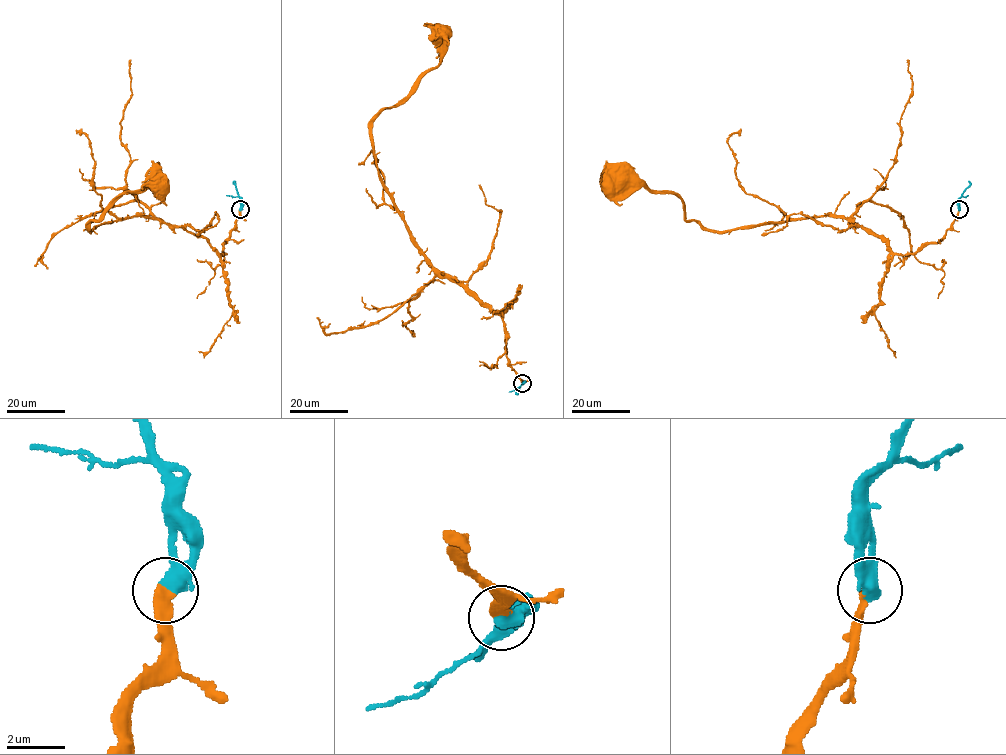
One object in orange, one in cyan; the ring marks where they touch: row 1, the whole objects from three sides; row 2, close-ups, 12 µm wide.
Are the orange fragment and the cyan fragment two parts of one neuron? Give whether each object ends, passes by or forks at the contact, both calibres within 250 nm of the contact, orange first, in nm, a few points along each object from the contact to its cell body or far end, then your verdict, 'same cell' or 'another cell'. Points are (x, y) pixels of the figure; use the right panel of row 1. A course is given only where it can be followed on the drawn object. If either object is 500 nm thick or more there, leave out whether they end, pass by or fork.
orange ends | cyan passes by | 360/420 nm | orange via (959, 209), (939, 241), (896, 254), (853, 220), (808, 217), (706, 230), (687, 221), (675, 193), (605, 184) | cyan via (959, 209), (959, 198), (970, 184), (968, 181) | same cell

